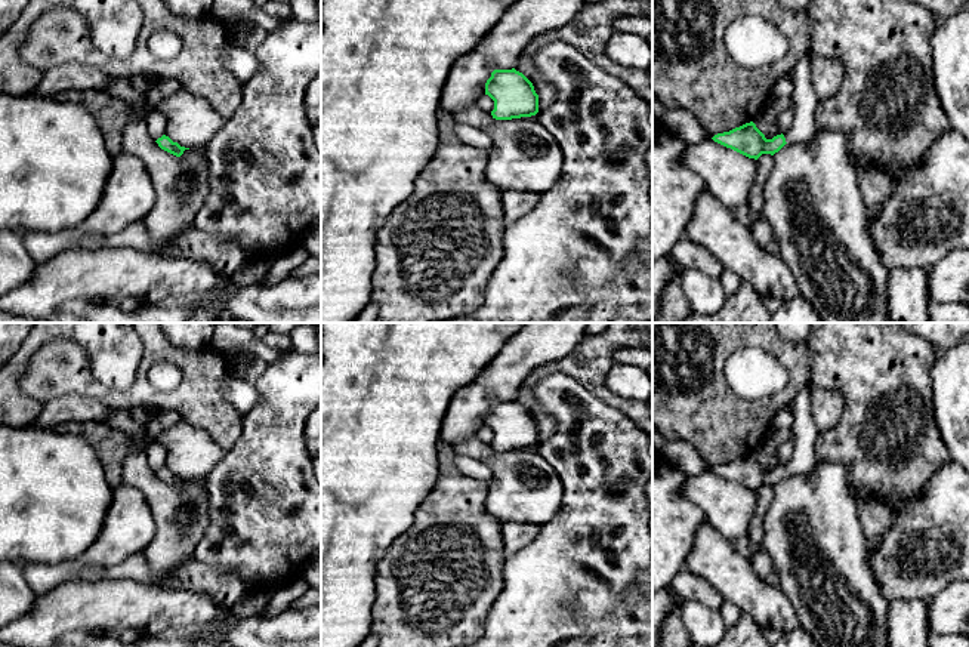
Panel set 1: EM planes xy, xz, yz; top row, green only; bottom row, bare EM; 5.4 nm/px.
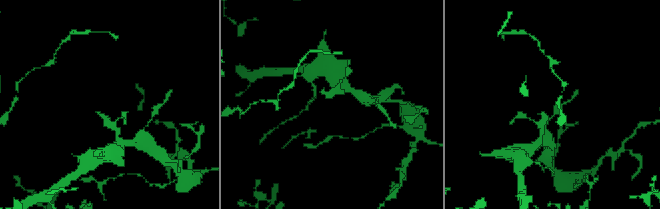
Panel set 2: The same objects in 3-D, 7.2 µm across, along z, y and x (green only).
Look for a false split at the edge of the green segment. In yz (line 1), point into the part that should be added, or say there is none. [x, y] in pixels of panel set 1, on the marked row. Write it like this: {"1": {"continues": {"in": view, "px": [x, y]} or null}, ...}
{"1": {"continues": {"in": "yz", "px": [802, 129]}}}

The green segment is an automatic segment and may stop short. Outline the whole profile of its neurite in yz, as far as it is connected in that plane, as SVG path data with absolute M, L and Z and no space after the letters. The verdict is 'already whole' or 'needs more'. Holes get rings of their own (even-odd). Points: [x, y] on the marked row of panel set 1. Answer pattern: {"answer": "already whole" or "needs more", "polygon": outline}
{"answer": "needs more", "polygon": "M803 55L789 73L794 89L794 118L790 129L783 135L766 139L753 121L729 132L718 133L712 139L749 158L757 160L762 154L774 155L786 144L806 144L817 133L814 113L818 104L811 83L811 55Z"}

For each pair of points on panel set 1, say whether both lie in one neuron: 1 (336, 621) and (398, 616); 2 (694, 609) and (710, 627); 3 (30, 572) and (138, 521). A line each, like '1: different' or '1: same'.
1: different
2: same
3: same

